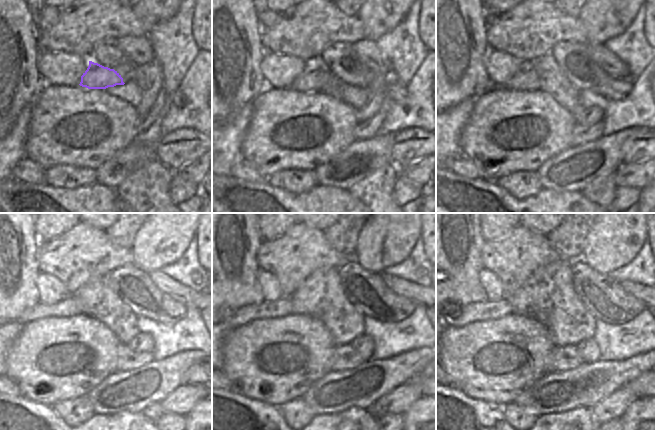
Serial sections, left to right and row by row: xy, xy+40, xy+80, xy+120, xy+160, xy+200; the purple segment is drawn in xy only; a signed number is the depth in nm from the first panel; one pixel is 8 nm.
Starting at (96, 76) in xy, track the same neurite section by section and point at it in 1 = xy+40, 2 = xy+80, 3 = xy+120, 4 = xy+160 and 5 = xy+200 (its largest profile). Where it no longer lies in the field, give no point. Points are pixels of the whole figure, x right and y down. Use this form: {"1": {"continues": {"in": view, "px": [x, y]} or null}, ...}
{"1": {"continues": {"in": "xy+40", "px": [315, 75]}}, "2": {"continues": {"in": "xy+80", "px": [526, 79]}}, "3": {"continues": {"in": "xy+120", "px": [67, 307]}}, "4": {"continues": {"in": "xy+160", "px": [282, 307]}}, "5": {"continues": {"in": "xy+200", "px": [487, 310]}}}

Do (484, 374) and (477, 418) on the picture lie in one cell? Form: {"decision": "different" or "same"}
{"decision": "different"}

